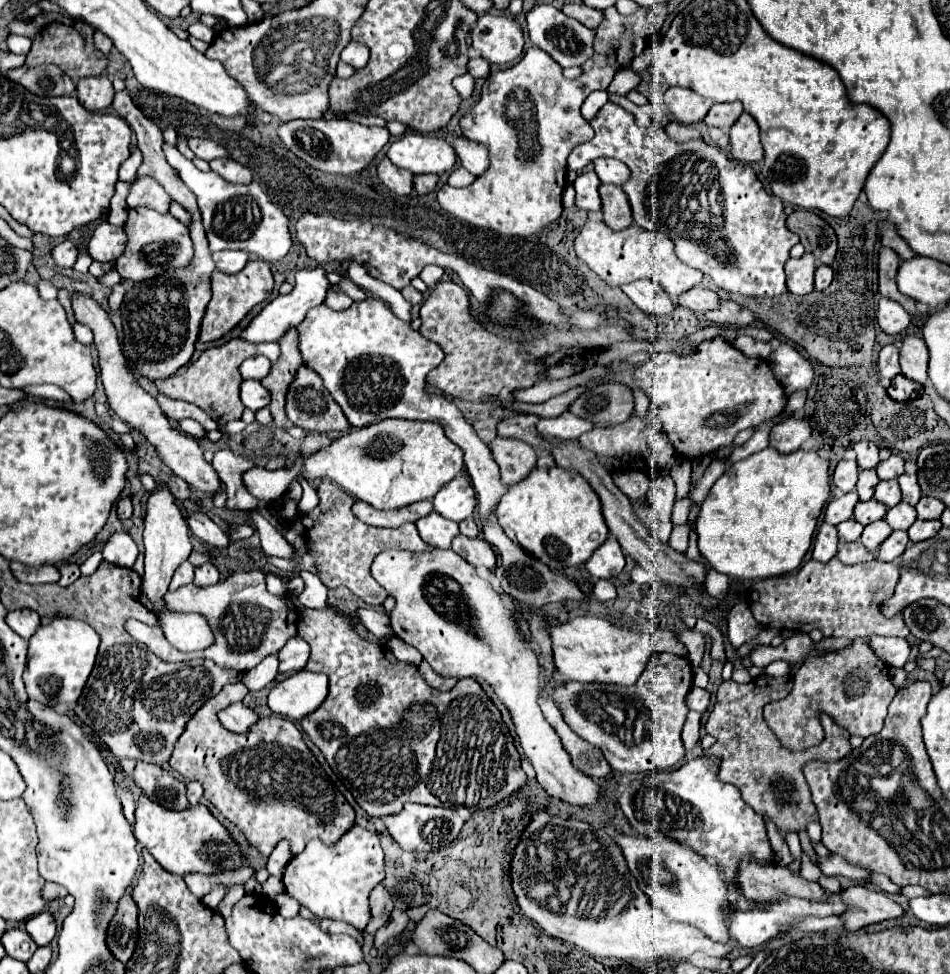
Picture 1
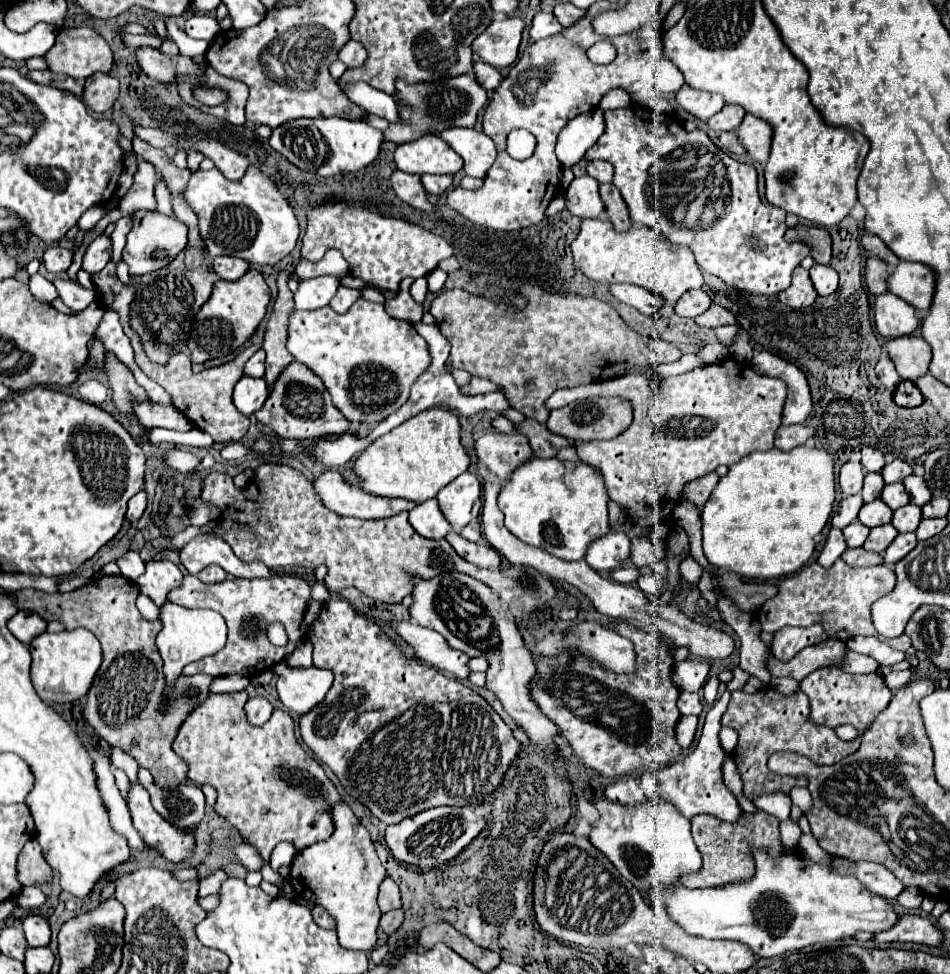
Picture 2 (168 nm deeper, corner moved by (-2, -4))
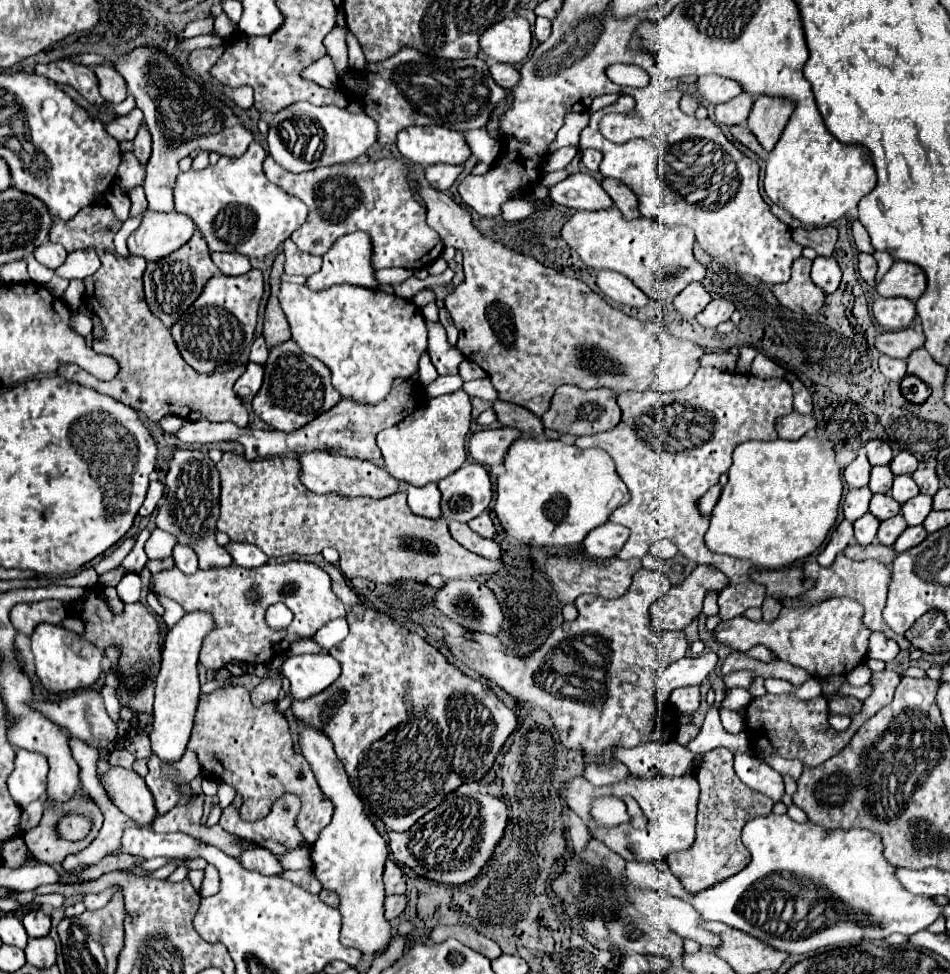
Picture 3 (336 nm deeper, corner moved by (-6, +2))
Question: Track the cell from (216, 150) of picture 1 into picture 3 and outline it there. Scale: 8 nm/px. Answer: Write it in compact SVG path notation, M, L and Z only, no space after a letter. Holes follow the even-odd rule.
M135 108L133 112L121 116L121 118L115 118L113 122L107 122L105 124L105 132L109 136L113 136L117 142L125 142L125 140L133 140L135 134L137 134L137 128L141 126L143 118L141 118L141 110Z

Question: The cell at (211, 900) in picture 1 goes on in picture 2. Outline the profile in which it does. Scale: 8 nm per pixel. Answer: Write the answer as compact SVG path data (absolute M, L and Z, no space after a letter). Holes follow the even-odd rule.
M218 869L211 872L207 878L201 880L199 884L199 898L205 898L209 894L215 894L221 890L221 884L228 878L227 874L222 870Z

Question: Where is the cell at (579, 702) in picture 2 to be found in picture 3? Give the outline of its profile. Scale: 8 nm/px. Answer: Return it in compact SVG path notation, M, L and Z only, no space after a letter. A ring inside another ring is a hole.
M639 568L633 576L631 588L621 598L601 598L593 594L579 596L575 604L581 604L579 618L573 622L565 622L553 634L545 640L545 644L533 652L529 658L517 658L513 654L503 654L501 650L487 650L471 640L465 638L453 638L445 634L445 642L453 656L467 664L475 674L493 680L497 686L501 686L505 692L509 692L519 702L529 702L531 706L543 708L559 732L561 744L565 748L583 750L591 756L601 754L603 750L611 750L615 746L633 748L643 742L669 742L675 736L675 726L657 724L657 708L653 700L653 686L659 674L663 670L681 660L689 648L683 632L663 632L657 634L649 626L649 604L653 604L663 592L671 588L669 576L657 572Z

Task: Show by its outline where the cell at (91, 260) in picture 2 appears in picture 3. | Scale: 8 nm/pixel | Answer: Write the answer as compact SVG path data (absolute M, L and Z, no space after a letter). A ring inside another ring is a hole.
M85 248L85 250L75 250L67 256L65 264L61 264L55 274L65 278L65 280L85 280L87 276L95 274L99 268L99 258L97 252L93 248Z

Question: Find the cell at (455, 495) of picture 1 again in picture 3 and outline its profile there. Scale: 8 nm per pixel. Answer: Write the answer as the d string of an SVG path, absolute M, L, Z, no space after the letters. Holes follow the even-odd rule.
M465 462L457 472L437 482L441 490L441 516L447 520L469 522L485 512L493 500L491 480L481 464Z

